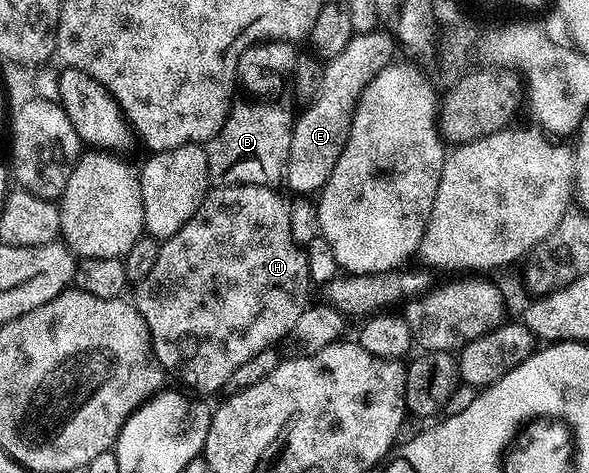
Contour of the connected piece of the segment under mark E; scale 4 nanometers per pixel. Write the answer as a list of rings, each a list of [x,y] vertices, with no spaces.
[[[384,29],[372,30],[370,34],[354,33],[353,38],[339,52],[339,56],[328,59],[321,71],[321,83],[313,98],[308,99],[306,108],[302,114],[296,115],[291,136],[291,148],[285,161],[283,175],[284,185],[289,185],[297,194],[316,195],[325,187],[325,182],[331,176],[335,164],[345,147],[345,140],[349,135],[349,119],[353,116],[353,109],[357,106],[357,97],[365,90],[367,84],[374,76],[390,65],[389,57],[395,52],[395,38],[392,33],[385,34]]]

